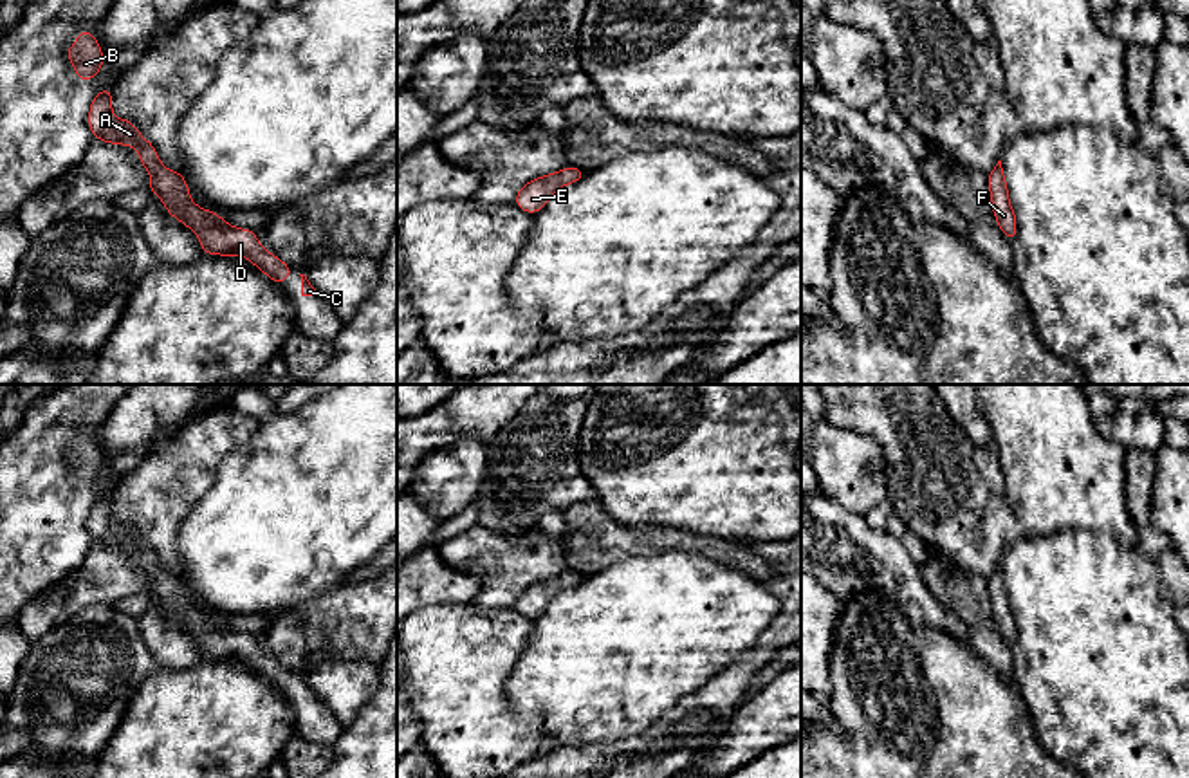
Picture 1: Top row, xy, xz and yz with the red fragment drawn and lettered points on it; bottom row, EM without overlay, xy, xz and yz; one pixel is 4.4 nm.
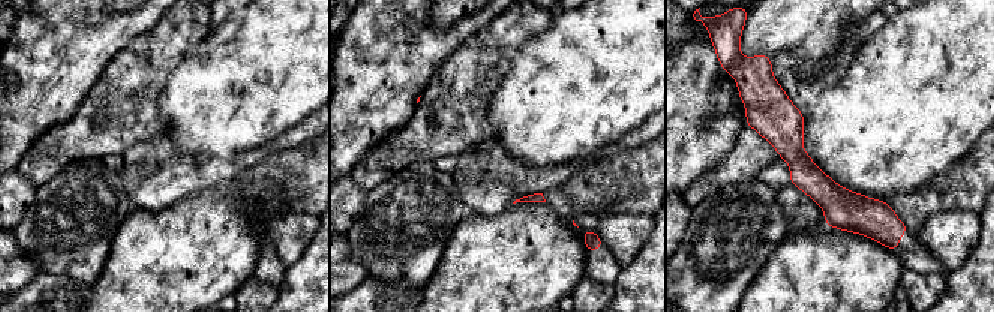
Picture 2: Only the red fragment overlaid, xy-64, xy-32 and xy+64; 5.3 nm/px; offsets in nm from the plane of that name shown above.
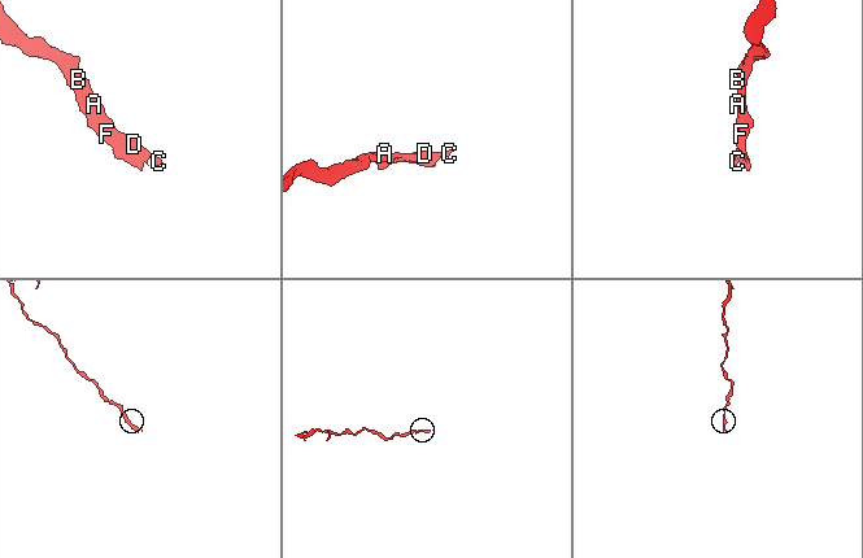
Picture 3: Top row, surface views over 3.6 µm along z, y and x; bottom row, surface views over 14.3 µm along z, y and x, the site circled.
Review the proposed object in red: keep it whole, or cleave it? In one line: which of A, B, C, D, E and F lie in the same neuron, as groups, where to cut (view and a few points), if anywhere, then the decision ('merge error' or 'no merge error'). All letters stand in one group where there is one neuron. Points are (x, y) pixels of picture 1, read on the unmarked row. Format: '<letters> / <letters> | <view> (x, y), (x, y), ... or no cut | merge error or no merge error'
A B C D E F | no cut | no merge error

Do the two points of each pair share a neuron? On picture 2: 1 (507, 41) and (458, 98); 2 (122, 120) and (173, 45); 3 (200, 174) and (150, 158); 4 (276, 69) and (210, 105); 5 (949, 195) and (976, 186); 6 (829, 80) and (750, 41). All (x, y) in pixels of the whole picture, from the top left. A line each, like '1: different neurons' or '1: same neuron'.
1: same neuron
2: same neuron
3: same neuron
4: same neuron
5: same neuron
6: different neurons

